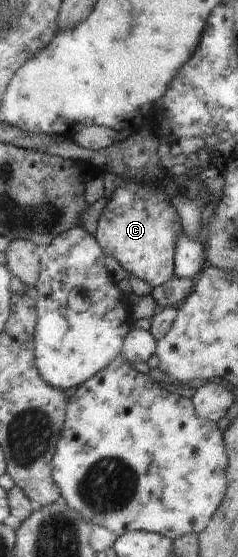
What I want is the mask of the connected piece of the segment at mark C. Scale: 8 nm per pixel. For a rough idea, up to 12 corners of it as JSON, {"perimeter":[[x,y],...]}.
{"perimeter":[[125,178],[101,210],[106,256],[152,287],[173,276],[177,209]]}

